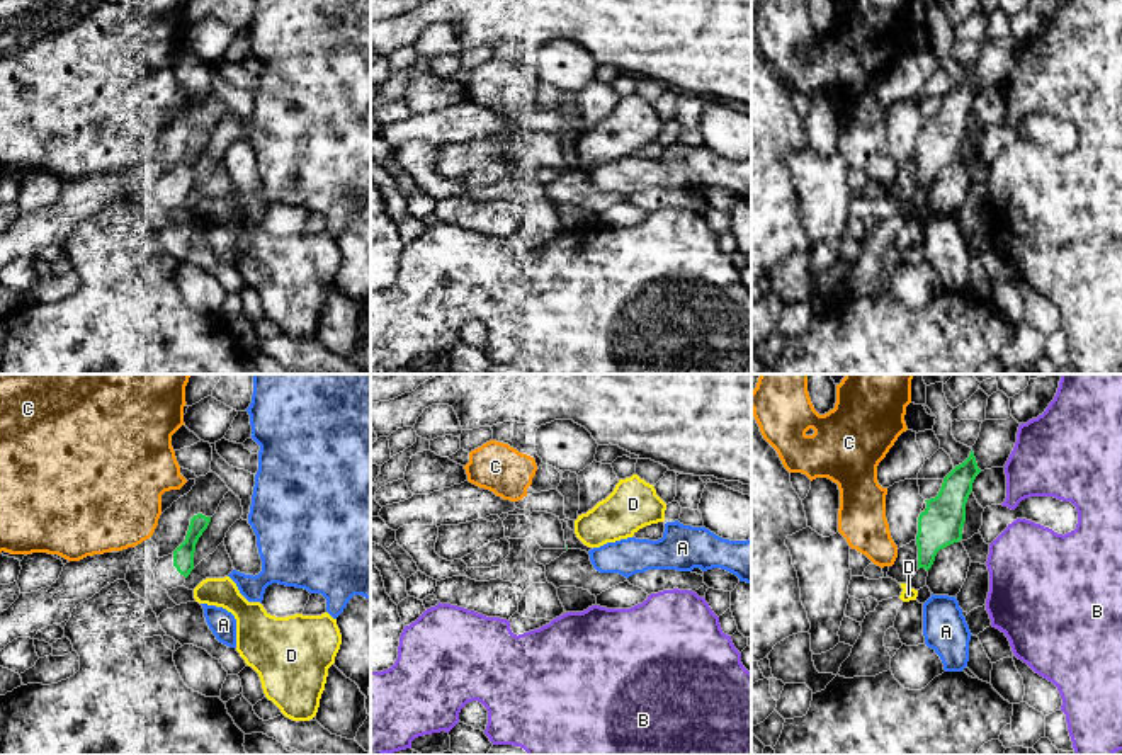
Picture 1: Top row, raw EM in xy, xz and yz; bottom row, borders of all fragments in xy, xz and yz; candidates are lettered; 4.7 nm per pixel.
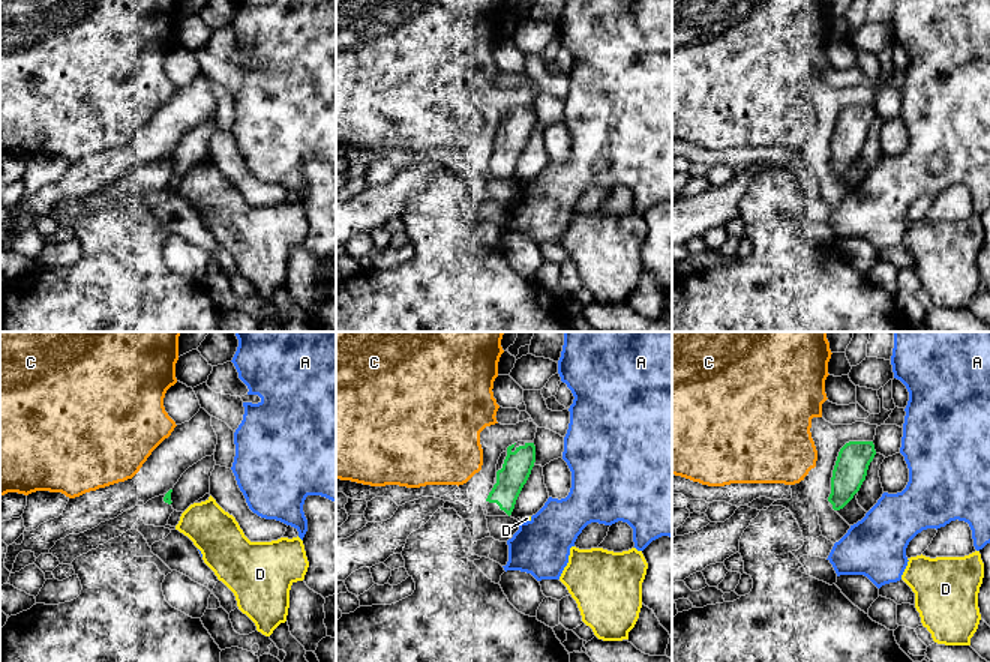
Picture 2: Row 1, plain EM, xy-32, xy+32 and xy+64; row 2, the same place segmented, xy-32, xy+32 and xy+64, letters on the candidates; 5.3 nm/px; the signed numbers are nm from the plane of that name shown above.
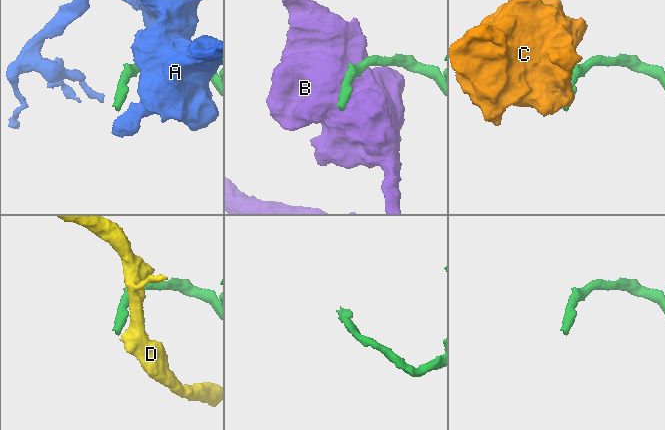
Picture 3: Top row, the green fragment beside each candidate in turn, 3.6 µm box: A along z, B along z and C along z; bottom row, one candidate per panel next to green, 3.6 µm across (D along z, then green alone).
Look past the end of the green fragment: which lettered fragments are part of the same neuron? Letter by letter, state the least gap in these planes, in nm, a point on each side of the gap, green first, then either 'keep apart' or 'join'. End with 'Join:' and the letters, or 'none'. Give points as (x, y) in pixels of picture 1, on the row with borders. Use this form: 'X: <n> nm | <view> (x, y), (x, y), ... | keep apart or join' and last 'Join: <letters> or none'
A: 110 nm | yz (927, 570), (932, 594) | keep apart
B: 120 nm | yz (980, 470), (1005, 470) | keep apart
C: 100 nm | yz (917, 544), (896, 546) | keep apart
D: 70 nm | xy (189, 573), (199, 584) | keep apart
Join: none

